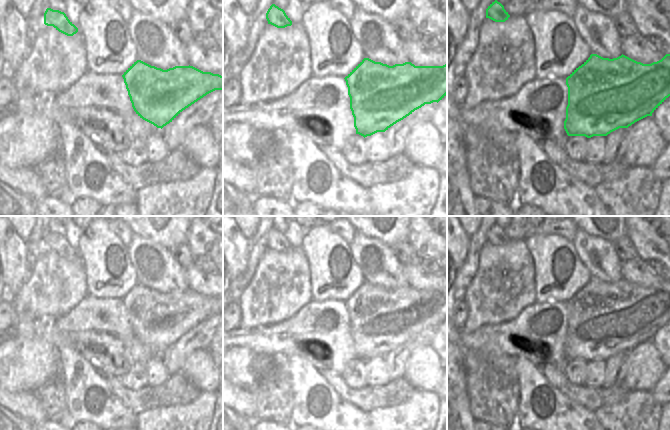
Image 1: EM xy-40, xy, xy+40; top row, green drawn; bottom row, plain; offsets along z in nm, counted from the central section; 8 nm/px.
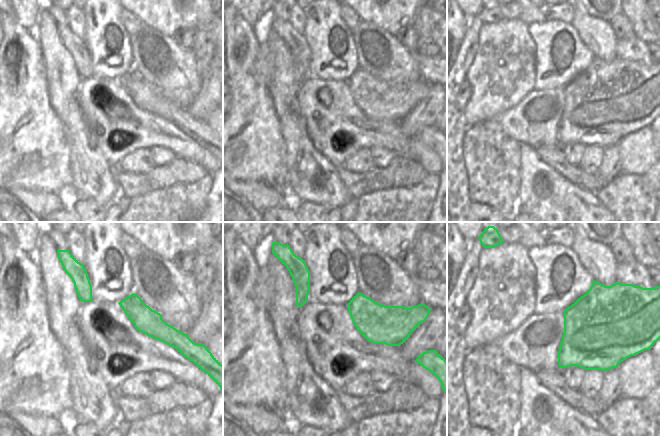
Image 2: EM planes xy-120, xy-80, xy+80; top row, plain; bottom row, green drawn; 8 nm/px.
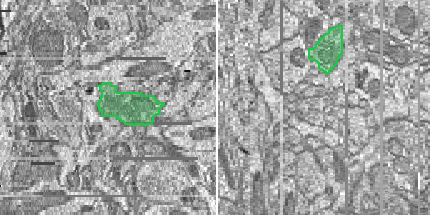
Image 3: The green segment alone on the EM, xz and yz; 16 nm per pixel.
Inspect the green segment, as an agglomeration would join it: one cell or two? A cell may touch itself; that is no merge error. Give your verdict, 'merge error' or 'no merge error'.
merge error

